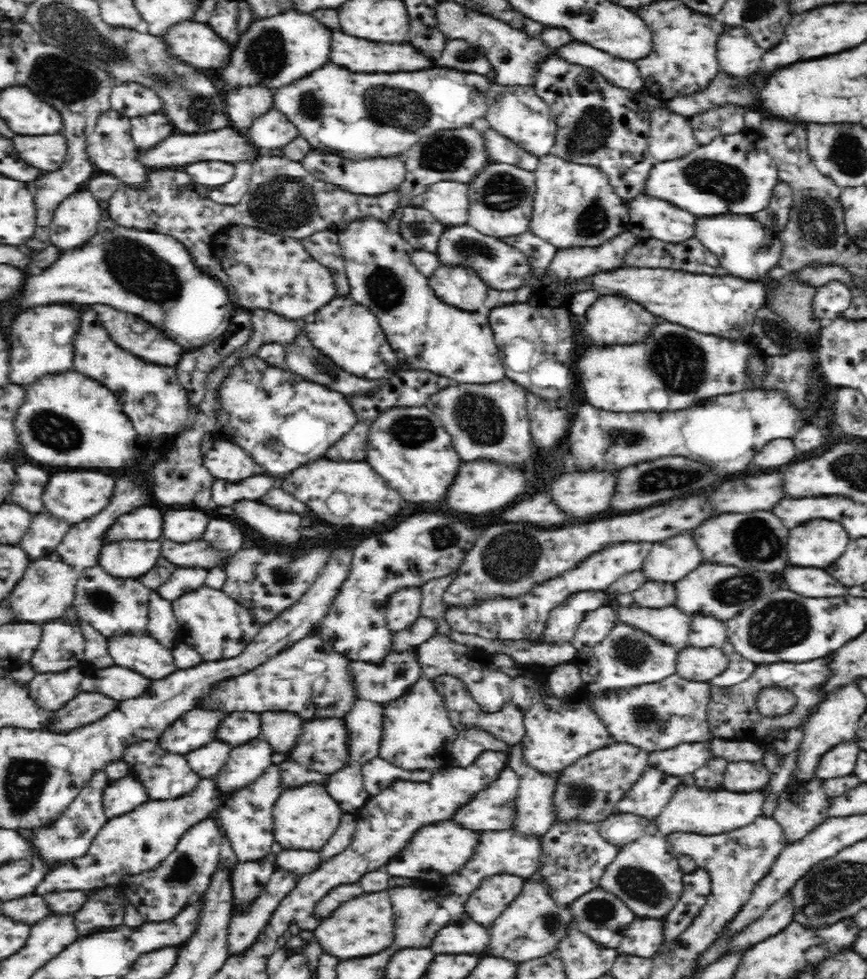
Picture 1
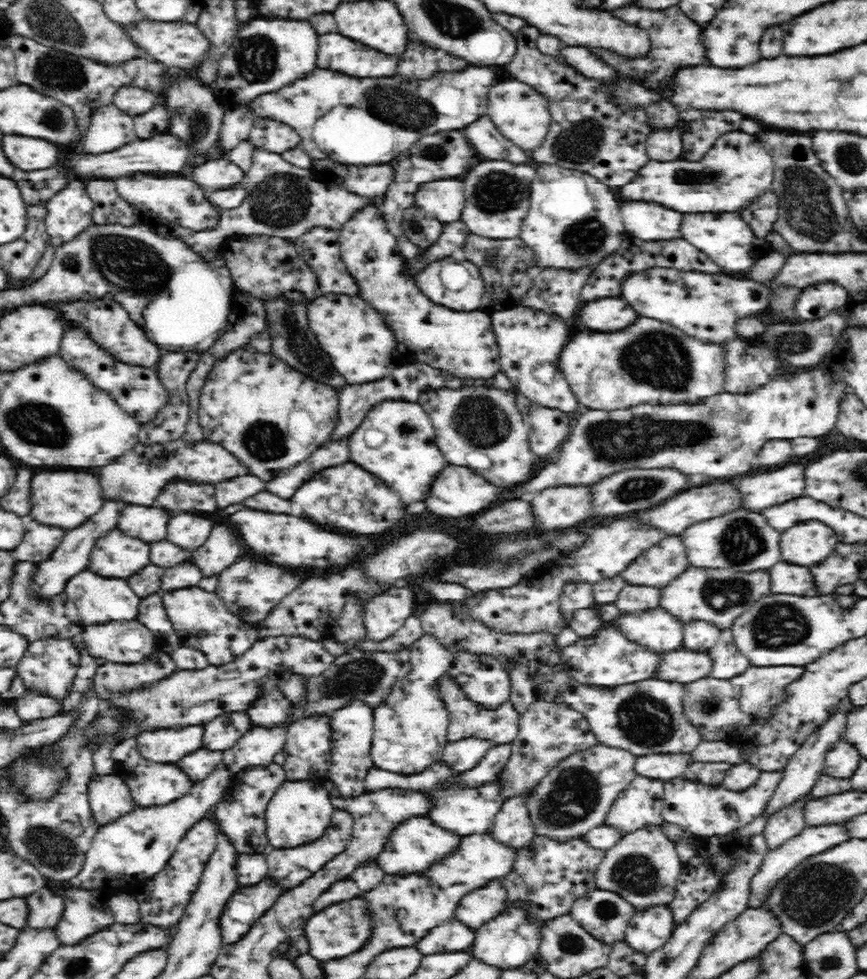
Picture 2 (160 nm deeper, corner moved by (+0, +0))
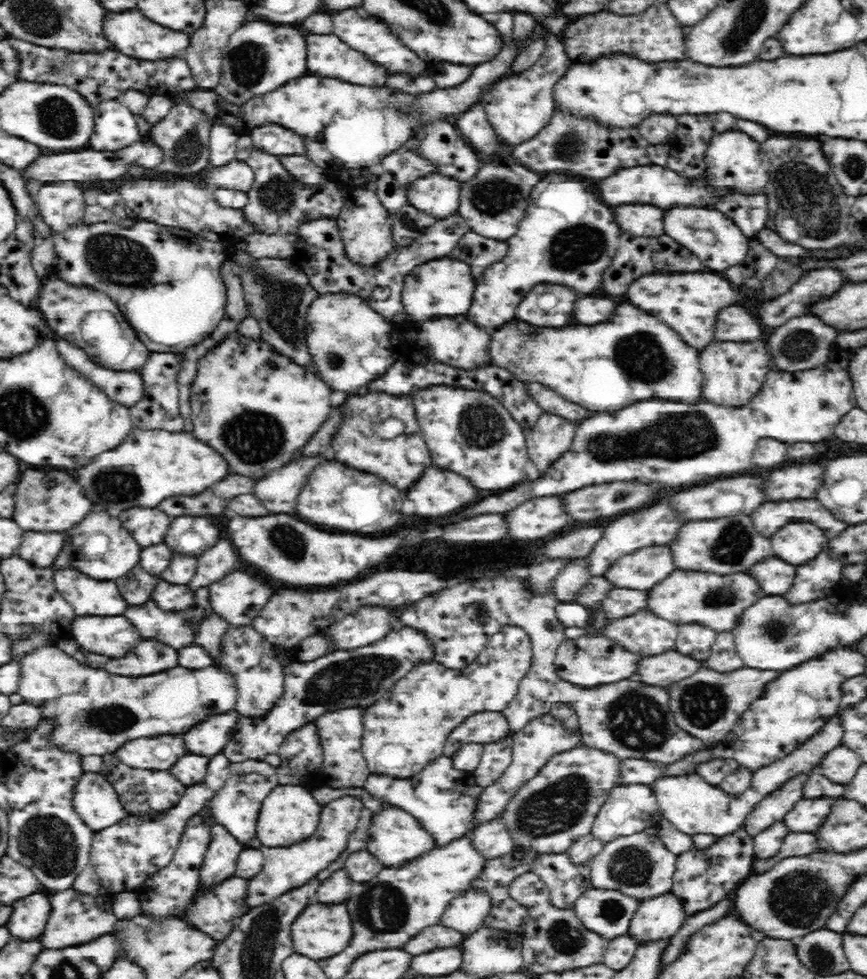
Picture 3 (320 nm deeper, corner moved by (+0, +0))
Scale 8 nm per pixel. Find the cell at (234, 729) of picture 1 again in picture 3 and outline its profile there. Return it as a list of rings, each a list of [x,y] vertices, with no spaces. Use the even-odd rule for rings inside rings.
[[[234,709],[206,718],[204,722],[184,733],[186,752],[209,757],[222,752],[239,728],[240,716]]]

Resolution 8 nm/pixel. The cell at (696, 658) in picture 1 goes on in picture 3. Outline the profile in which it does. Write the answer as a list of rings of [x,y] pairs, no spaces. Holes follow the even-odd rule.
[[[664,652],[660,656],[644,658],[636,678],[632,680],[642,680],[646,684],[656,686],[668,686],[694,676],[700,668],[702,662],[696,658],[684,656],[680,652]]]

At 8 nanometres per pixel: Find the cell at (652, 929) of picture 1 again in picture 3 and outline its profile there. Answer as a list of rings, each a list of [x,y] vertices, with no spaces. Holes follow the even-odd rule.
[[[671,892],[641,901],[637,909],[628,935],[640,945],[669,940],[686,922],[681,902]]]

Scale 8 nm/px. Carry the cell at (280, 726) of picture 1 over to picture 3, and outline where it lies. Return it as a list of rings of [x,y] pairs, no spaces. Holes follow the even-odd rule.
[[[234,625],[223,645],[223,656],[214,665],[235,674],[239,686],[236,710],[248,718],[264,718],[280,701],[284,694],[285,674],[277,658],[271,654],[270,642],[266,642],[251,626]]]

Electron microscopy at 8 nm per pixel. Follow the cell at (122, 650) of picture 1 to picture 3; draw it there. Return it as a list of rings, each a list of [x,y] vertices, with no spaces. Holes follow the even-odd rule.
[[[77,616],[72,624],[71,638],[90,654],[102,654],[112,658],[124,658],[134,652],[136,646],[145,638],[140,631],[126,618],[90,618]]]

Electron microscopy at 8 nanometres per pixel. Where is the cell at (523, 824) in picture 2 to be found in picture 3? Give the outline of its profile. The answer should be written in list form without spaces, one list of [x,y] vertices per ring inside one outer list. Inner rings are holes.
[[[502,814],[486,824],[478,825],[469,836],[475,848],[489,860],[518,850],[517,841],[508,831]]]

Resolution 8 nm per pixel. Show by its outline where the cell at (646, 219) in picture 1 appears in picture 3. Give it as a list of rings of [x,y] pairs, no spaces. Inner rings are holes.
[[[624,203],[616,208],[616,220],[622,230],[636,237],[660,238],[664,231],[665,209],[650,204]]]

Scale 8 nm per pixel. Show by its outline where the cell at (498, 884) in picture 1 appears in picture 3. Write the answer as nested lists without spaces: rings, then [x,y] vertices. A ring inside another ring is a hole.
[[[474,887],[450,902],[442,918],[442,924],[465,935],[476,932],[483,926],[492,911],[492,897],[484,889]]]

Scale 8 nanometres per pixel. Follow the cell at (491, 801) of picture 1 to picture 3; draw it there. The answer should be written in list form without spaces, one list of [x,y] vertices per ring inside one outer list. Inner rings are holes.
[[[442,755],[436,762],[424,766],[412,778],[394,778],[384,774],[370,774],[364,786],[371,796],[386,800],[392,807],[410,812],[436,840],[438,847],[467,837],[479,825],[477,811],[484,789],[475,785],[475,779],[467,771],[456,770],[451,757]]]

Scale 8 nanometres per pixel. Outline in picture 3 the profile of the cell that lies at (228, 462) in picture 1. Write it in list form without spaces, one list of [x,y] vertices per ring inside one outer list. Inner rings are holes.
[[[134,428],[127,441],[118,448],[101,454],[82,470],[78,470],[78,480],[92,502],[104,504],[108,508],[128,510],[132,506],[154,508],[164,498],[174,494],[202,492],[228,474],[228,462],[192,433]]]

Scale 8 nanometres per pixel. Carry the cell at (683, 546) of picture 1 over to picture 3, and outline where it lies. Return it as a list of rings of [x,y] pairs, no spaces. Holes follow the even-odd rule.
[[[656,545],[619,558],[606,573],[606,578],[614,588],[652,590],[674,570],[678,567],[674,563],[672,547]]]

